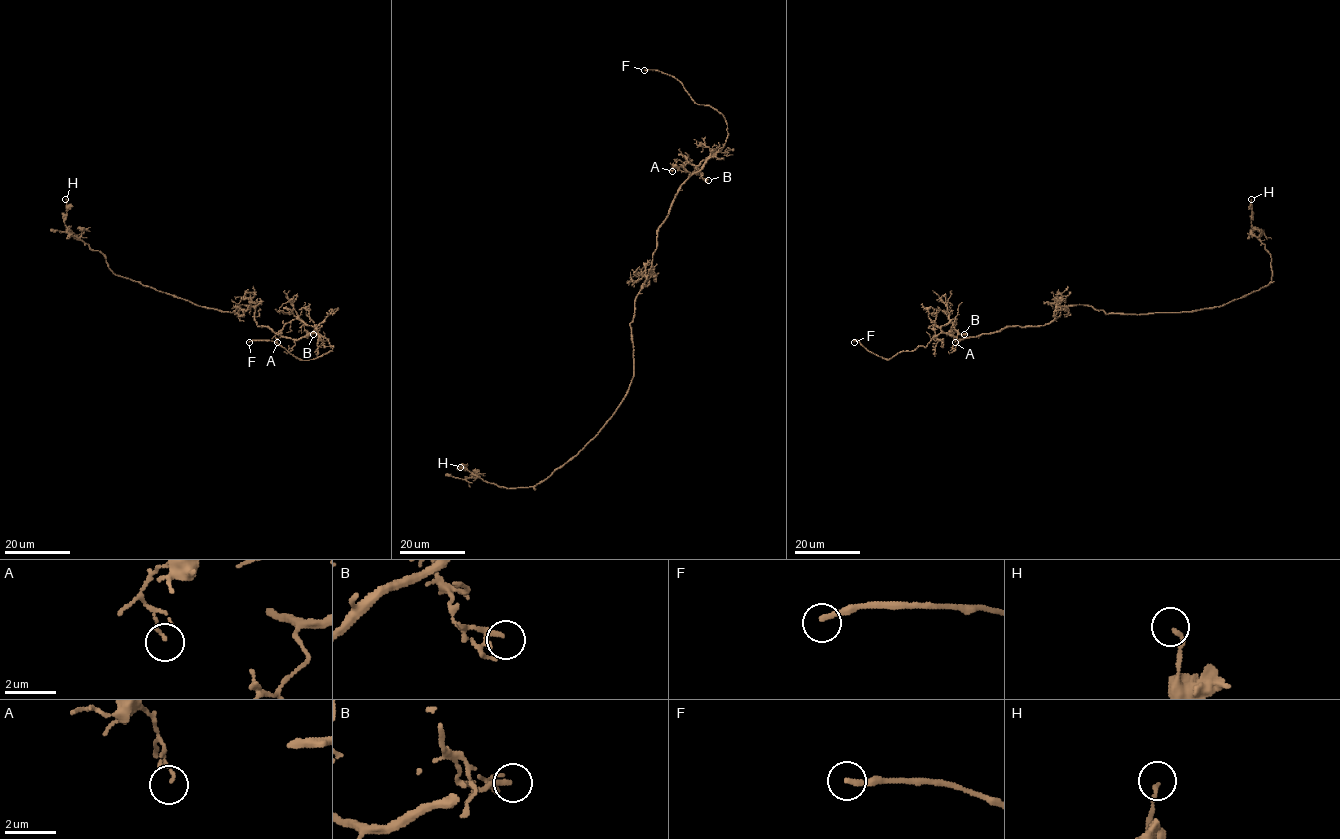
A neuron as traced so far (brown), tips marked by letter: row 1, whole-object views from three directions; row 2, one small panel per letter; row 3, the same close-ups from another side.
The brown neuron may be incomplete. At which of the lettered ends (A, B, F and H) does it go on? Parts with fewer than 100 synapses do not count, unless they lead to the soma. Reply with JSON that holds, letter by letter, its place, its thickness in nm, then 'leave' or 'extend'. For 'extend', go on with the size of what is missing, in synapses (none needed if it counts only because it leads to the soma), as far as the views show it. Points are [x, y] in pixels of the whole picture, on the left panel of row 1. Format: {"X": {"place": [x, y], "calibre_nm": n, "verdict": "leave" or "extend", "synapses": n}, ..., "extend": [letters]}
{"A": {"place": [277, 342], "calibre_nm": 110, "verdict": "leave"}, "B": {"place": [313, 334], "calibre_nm": 170, "verdict": "leave"}, "F": {"place": [249, 342], "calibre_nm": 190, "verdict": "extend"}, "H": {"place": [65, 199], "calibre_nm": 150, "verdict": "leave"}, "extend": ["F"]}

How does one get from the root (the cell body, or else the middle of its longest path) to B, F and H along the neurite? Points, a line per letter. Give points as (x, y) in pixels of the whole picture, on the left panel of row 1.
B: (239, 309), (252, 305), (257, 324), (282, 336), (310, 334), (314, 328), (303, 322), (313, 334)
F: (239, 309), (252, 305), (259, 326), (295, 340), (319, 333), (333, 348), (300, 360), (276, 342), (249, 342)
H: (239, 309), (235, 314), (198, 306), (116, 275), (101, 252), (69, 231), (64, 221), (65, 199)

